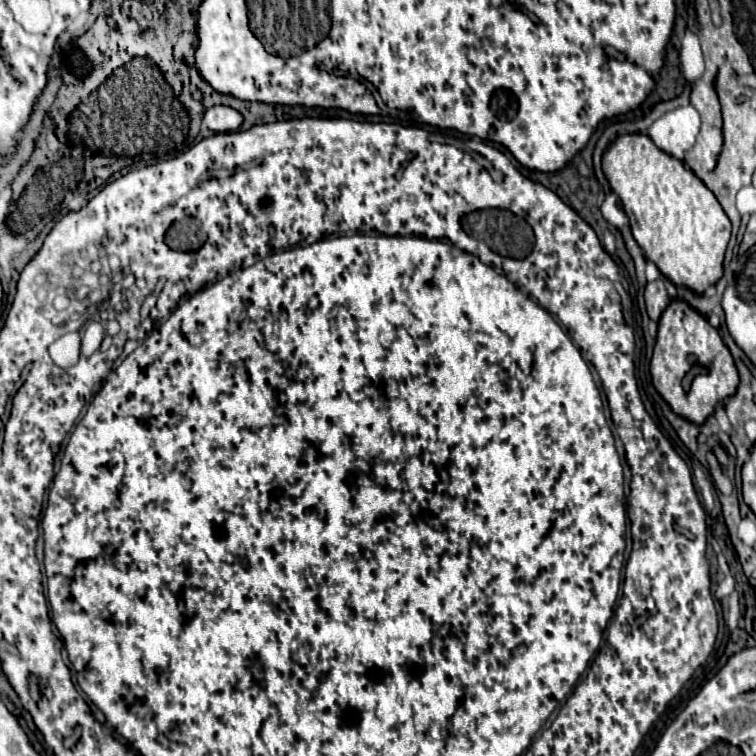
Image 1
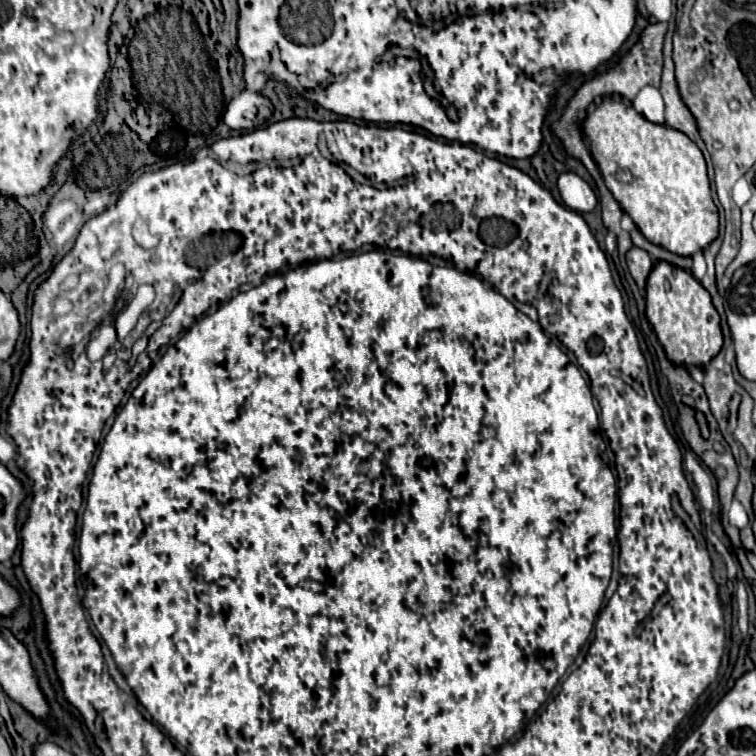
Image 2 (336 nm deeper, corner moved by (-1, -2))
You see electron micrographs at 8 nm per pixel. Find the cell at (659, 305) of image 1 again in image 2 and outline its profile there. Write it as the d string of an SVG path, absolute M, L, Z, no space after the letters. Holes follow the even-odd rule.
M633 246L627 252L627 266L629 266L629 272L631 272L633 280L637 282L637 286L645 288L647 286L647 278L649 278L651 270L653 270L653 262L651 262L649 254L645 250Z

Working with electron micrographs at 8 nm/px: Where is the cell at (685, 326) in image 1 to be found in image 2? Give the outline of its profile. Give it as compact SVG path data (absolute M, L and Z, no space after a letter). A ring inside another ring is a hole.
M659 262L647 278L647 320L653 324L665 356L673 366L703 368L723 346L721 320L709 292L693 278L691 272L667 262Z

